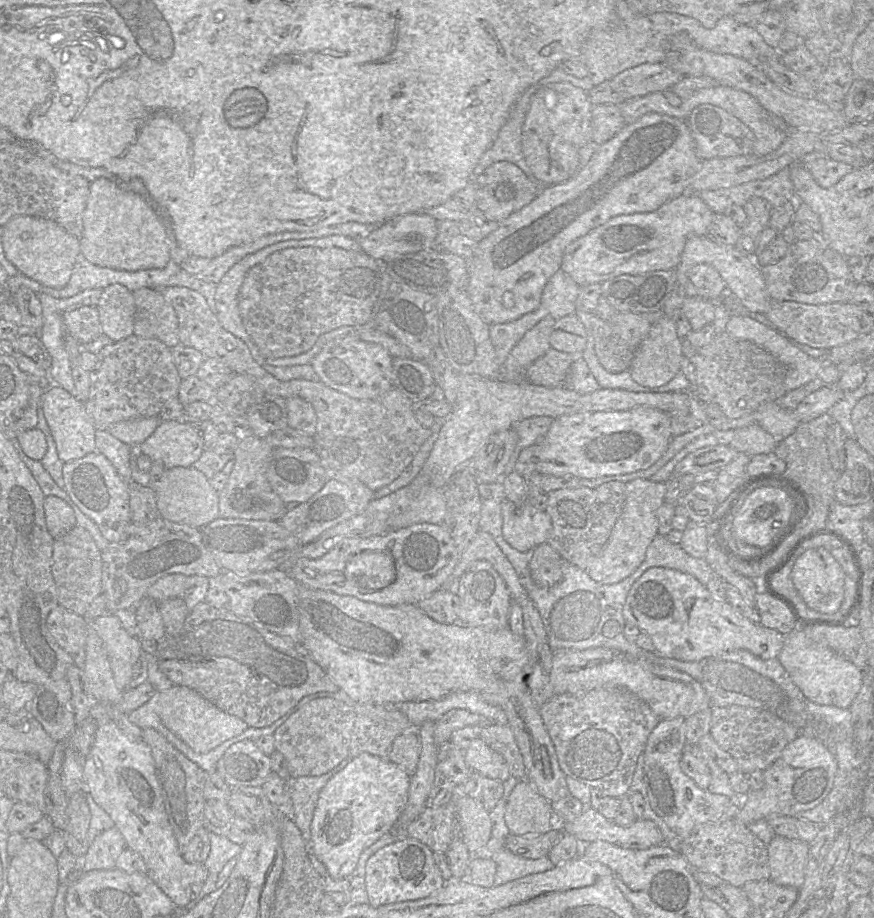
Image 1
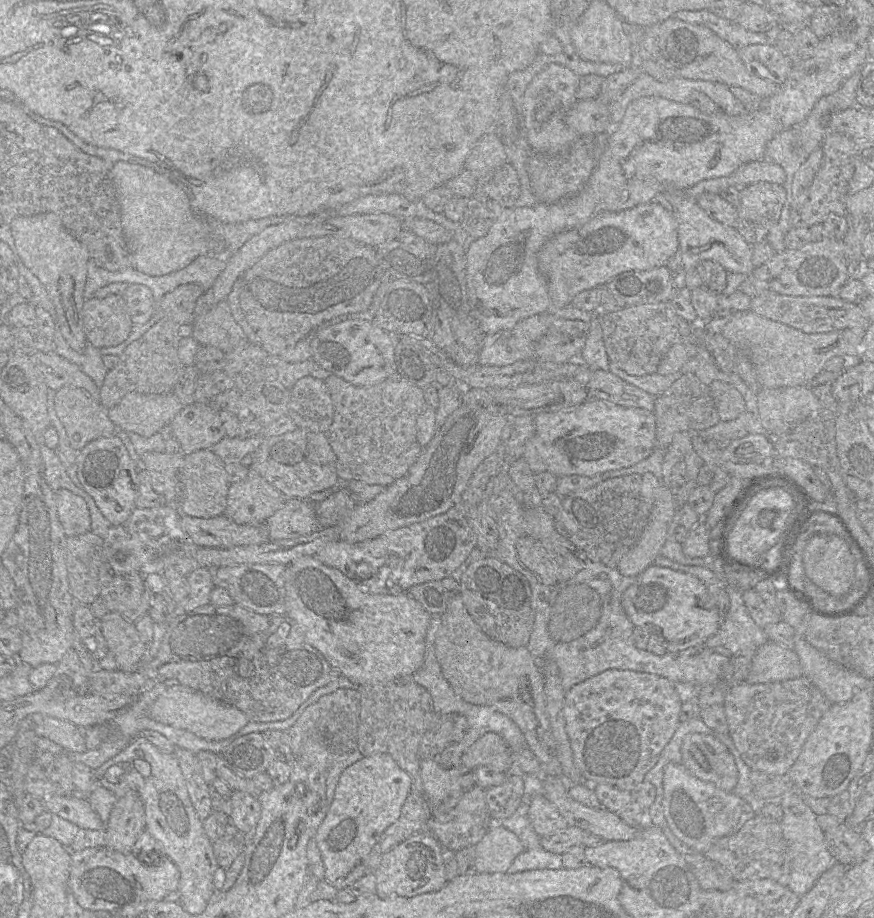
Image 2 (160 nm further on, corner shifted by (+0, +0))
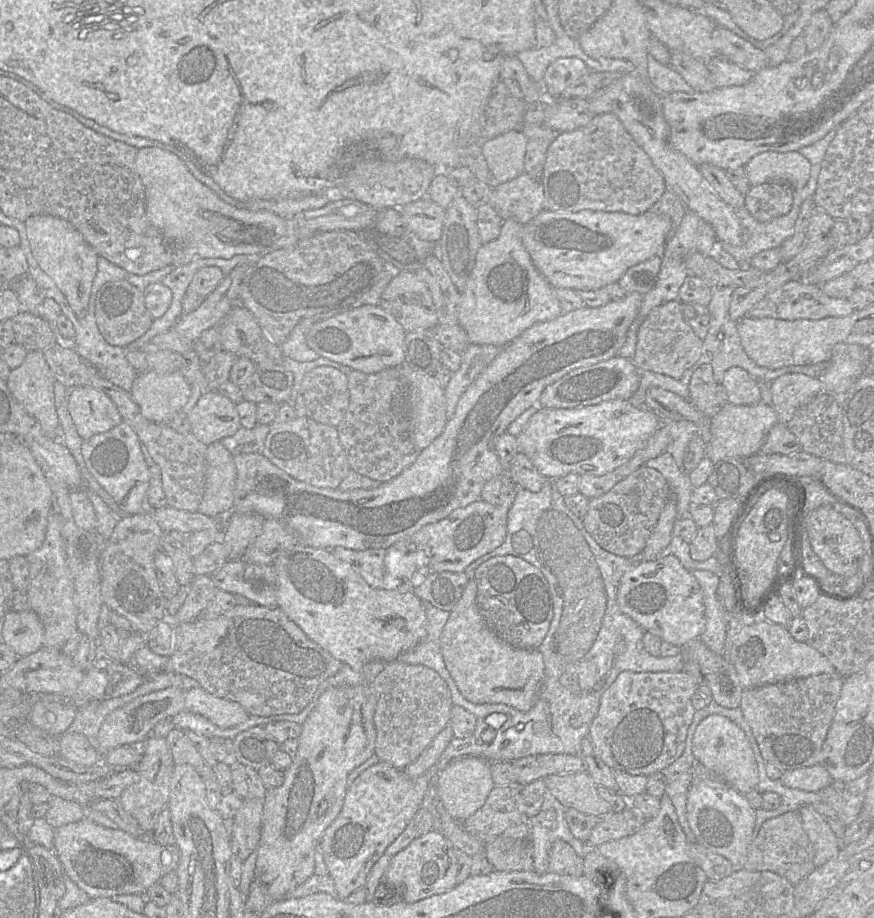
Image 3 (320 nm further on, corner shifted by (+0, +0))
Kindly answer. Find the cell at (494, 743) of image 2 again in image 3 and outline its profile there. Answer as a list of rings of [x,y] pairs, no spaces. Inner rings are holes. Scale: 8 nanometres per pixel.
[[[379,761],[364,770],[348,787],[340,813],[320,840],[325,864],[340,899],[365,887],[373,865],[423,806],[423,799],[435,777],[435,765],[423,775],[409,778],[403,769]]]

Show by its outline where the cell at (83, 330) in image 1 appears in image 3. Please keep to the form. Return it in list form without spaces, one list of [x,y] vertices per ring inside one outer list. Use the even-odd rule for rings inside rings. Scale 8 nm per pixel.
[[[125,279],[106,283],[100,289],[96,297],[95,318],[106,342],[120,347],[125,347],[143,336],[154,320],[145,306],[143,291]]]

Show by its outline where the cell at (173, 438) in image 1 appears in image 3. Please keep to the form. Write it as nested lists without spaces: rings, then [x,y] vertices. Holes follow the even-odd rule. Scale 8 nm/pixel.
[[[206,391],[188,412],[192,433],[209,445],[234,435],[241,427],[236,404],[218,392]]]

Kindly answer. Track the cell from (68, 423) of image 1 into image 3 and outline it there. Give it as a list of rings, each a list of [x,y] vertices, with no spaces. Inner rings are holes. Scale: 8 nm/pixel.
[[[89,386],[70,389],[67,407],[76,430],[84,441],[109,431],[123,421],[110,397]]]

